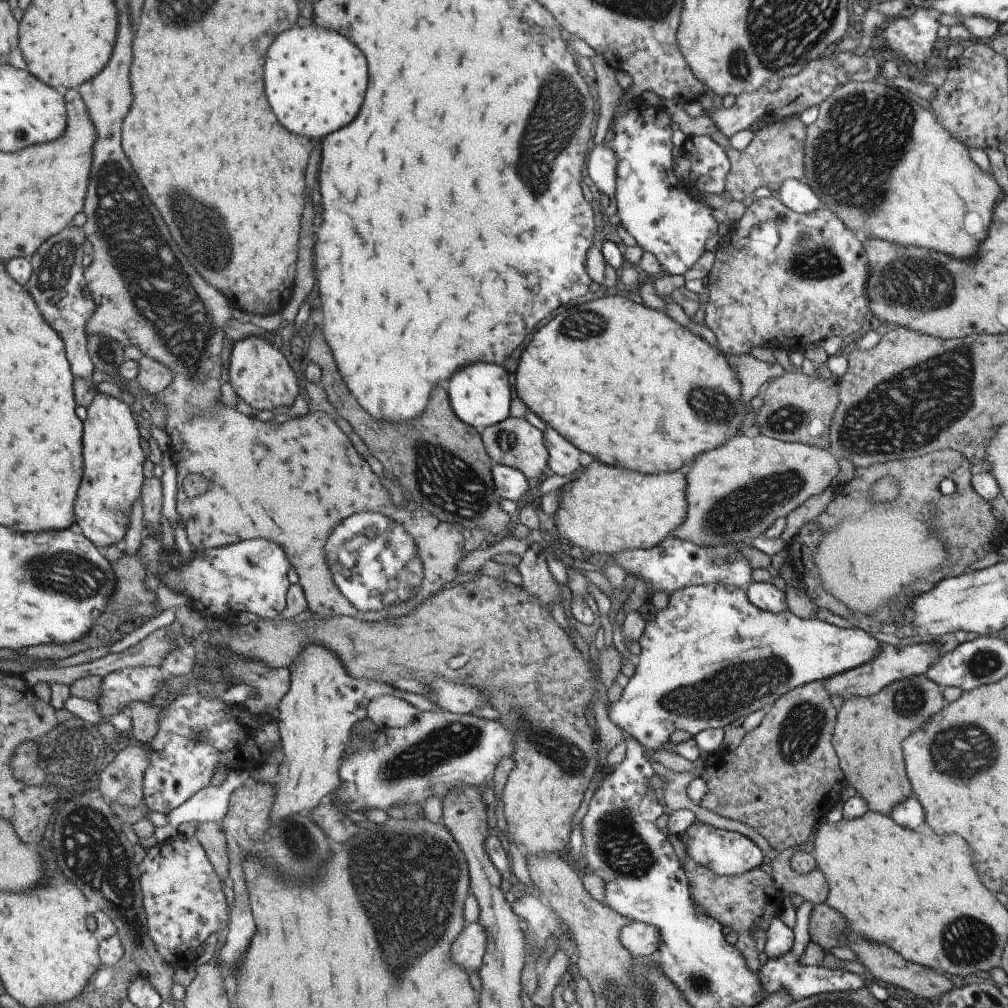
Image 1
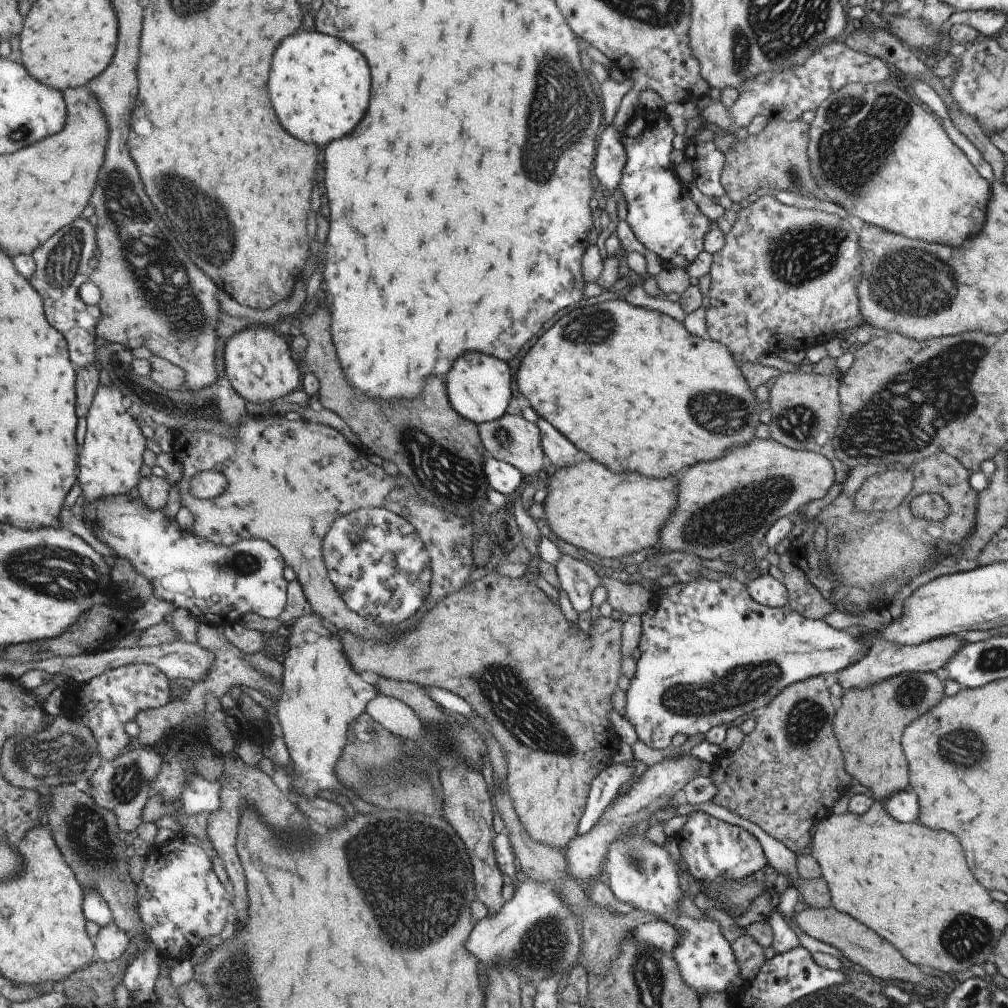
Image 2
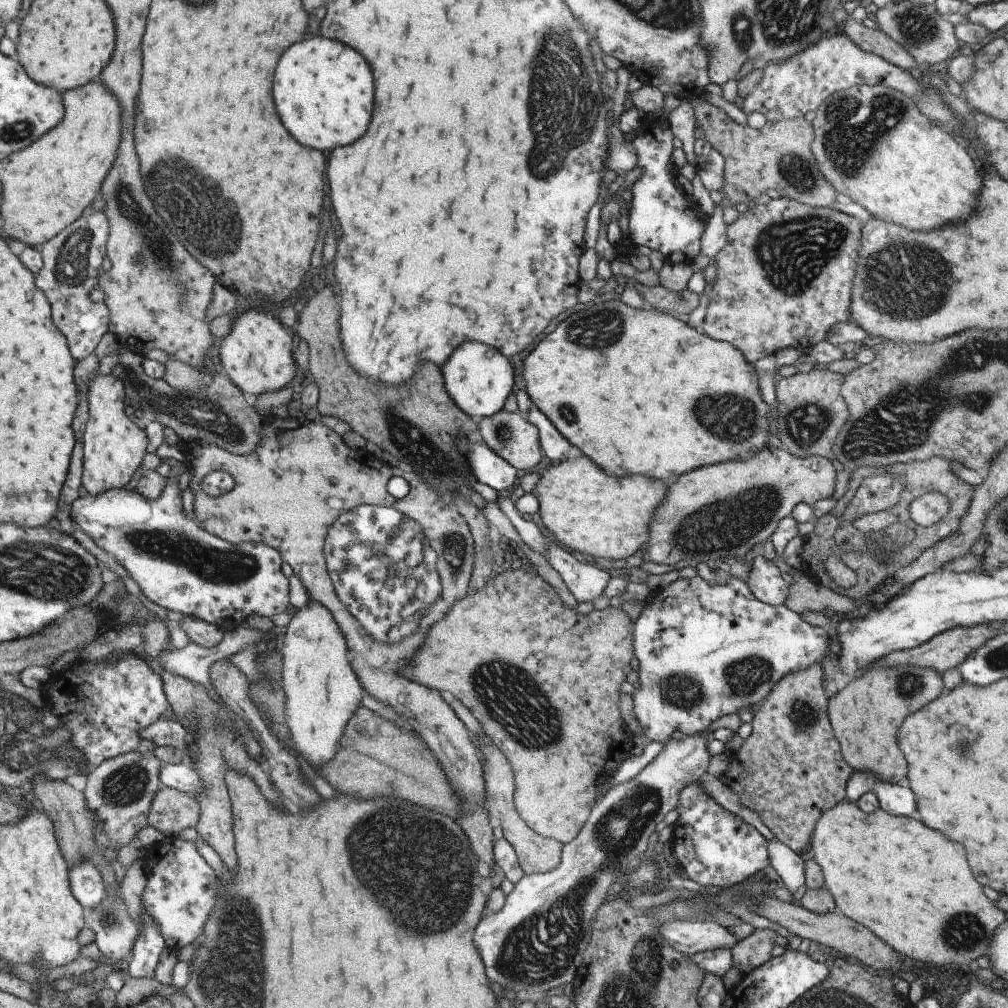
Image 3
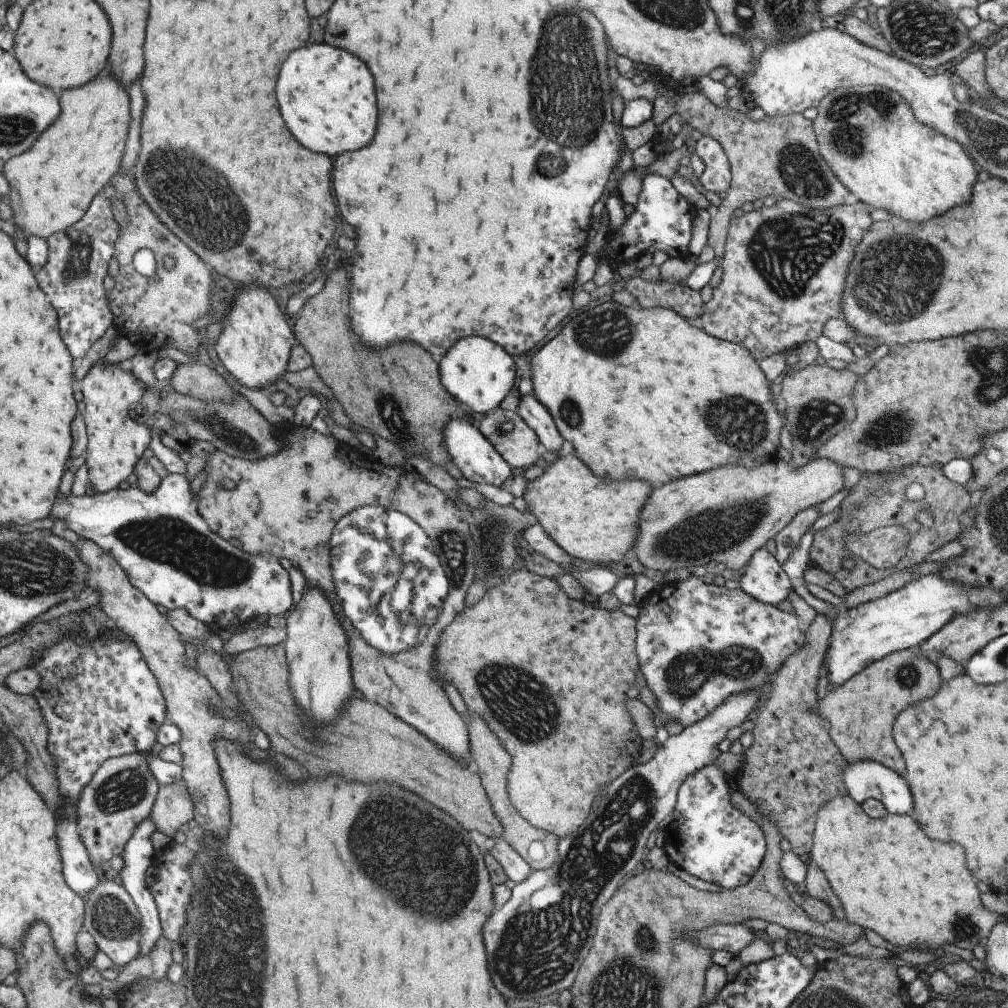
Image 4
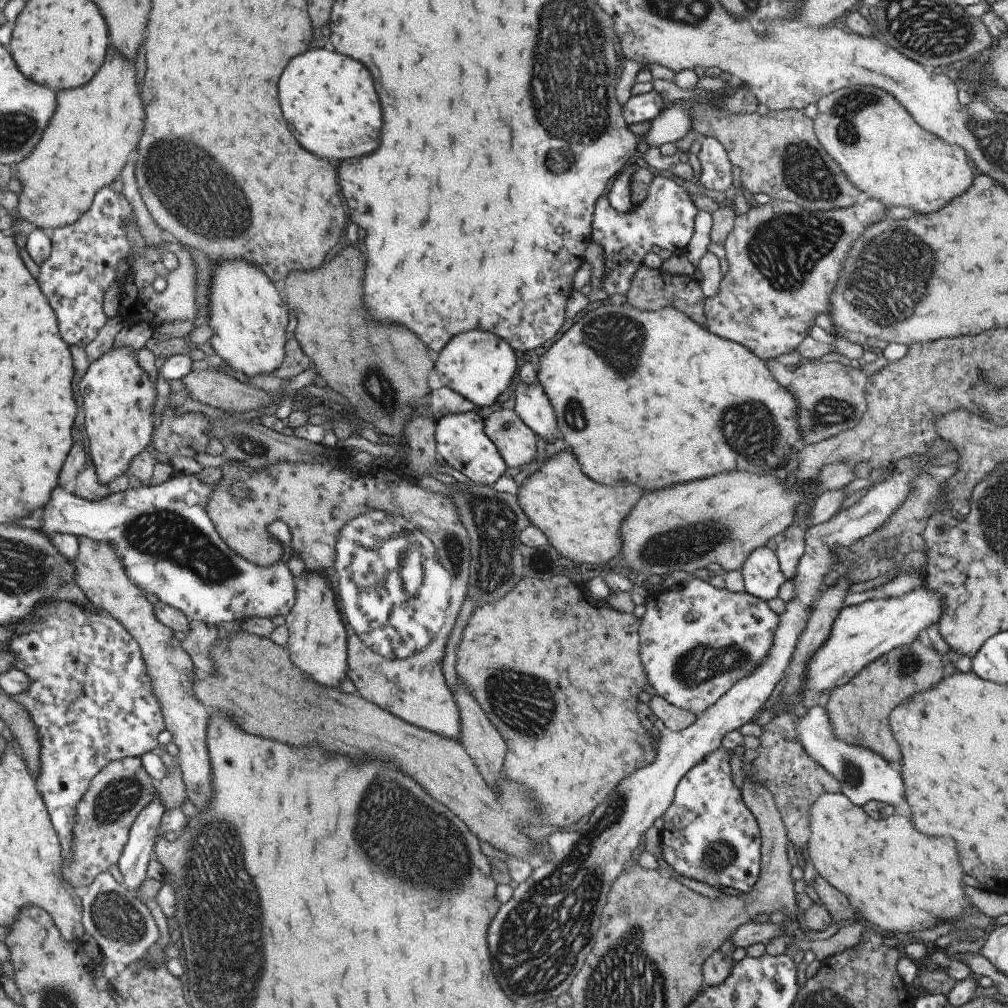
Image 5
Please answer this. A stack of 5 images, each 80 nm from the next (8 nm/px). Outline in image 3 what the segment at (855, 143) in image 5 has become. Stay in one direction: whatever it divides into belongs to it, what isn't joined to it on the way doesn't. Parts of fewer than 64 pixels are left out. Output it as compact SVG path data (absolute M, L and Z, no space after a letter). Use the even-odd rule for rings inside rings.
M855 85L848 89L832 92L815 110L815 117L812 120L813 138L810 142L810 152L817 163L820 173L827 178L827 182L841 194L847 194L853 202L861 204L865 210L869 210L871 216L882 221L889 221L906 229L914 231L928 231L929 228L937 228L949 222L965 220L976 207L976 196L980 192L982 177L977 173L973 165L972 154L964 148L954 136L946 133L934 125L908 96L899 91L884 87L883 85Z

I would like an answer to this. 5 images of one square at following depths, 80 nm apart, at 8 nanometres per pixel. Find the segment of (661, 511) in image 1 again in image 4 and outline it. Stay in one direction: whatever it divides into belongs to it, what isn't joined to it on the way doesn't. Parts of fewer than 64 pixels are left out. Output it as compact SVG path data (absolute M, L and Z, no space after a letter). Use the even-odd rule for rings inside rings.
M559 456L548 463L542 474L528 482L522 493L529 513L537 518L539 526L547 536L571 558L587 560L590 564L621 561L632 548L636 535L636 524L643 503L647 502L649 484L641 480L607 480L594 475L575 456Z

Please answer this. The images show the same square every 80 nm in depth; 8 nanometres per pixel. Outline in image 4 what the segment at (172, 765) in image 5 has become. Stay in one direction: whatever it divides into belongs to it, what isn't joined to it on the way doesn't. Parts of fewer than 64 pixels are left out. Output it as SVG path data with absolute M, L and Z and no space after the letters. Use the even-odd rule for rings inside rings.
M183 780L168 785L160 785L156 804L151 818L157 823L158 830L170 839L181 826L195 820L194 804L187 785Z

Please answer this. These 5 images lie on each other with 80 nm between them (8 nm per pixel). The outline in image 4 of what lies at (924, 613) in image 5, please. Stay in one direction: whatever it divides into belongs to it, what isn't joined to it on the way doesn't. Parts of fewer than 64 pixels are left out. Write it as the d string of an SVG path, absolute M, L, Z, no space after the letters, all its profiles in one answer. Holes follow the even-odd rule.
M938 574L925 575L911 580L903 587L882 598L860 603L852 608L839 608L832 620L829 642L822 656L827 682L834 687L842 685L868 664L889 653L917 648L921 640L931 636L955 613L964 613L979 607L991 607L1004 603L1000 591L988 588L965 587L961 583L950 583Z

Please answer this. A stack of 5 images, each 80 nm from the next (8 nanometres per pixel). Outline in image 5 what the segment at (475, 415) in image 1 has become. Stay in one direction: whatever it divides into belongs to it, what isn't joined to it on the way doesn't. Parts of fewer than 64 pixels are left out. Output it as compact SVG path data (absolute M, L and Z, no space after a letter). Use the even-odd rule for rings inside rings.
M469 330L469 334L457 334L449 346L445 344L432 368L443 386L458 392L474 406L489 406L505 396L517 364L514 350L501 342L501 338L483 330Z

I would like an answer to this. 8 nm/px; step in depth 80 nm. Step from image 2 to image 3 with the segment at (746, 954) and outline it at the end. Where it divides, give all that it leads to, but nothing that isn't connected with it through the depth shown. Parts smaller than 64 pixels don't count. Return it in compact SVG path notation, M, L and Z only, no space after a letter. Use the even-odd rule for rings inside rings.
M770 928L754 929L750 936L737 941L730 950L732 965L743 974L767 962L771 958L775 936L778 936L778 933Z

